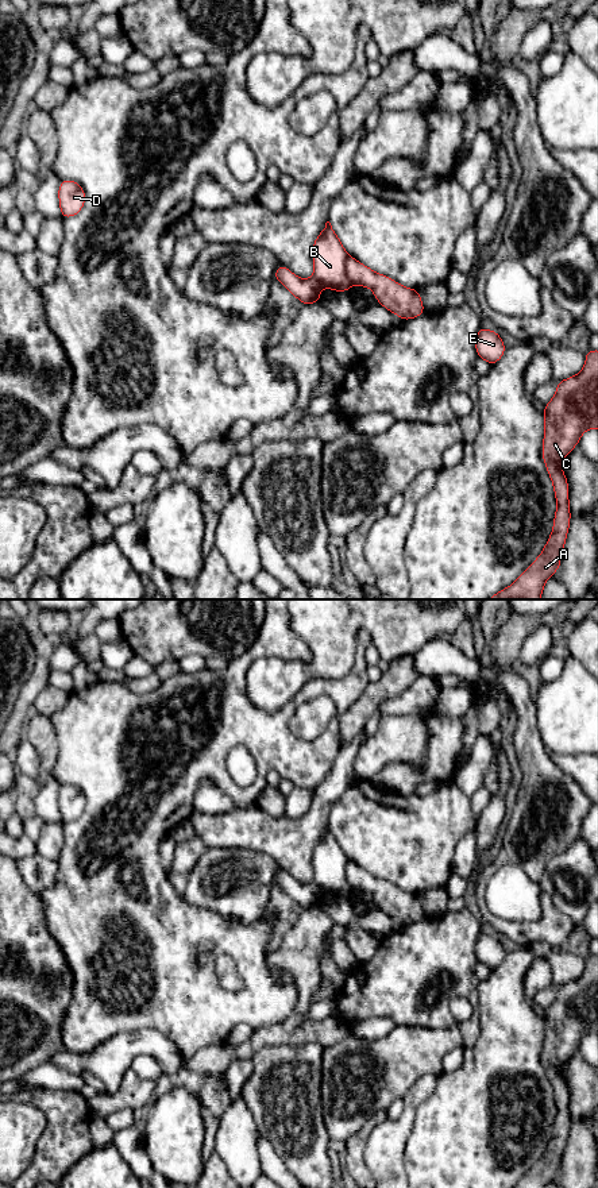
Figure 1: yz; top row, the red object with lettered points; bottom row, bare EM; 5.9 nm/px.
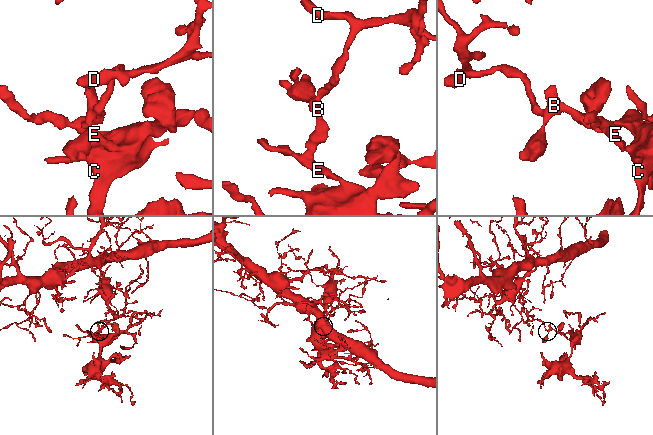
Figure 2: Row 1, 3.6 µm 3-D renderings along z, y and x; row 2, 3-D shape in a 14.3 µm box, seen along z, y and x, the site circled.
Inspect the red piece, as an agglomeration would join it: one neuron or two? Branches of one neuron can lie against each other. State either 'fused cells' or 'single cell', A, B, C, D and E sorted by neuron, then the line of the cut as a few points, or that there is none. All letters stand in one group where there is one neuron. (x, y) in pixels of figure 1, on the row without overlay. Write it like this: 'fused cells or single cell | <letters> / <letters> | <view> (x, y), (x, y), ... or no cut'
fused cells | A C E / B D | yz (348, 861), (346, 880), (351, 887)

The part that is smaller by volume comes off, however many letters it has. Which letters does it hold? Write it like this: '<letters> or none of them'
A, C, E

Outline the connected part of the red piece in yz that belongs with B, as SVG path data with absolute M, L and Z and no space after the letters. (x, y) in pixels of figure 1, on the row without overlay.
M327 826L323 837L313 848L313 882L301 884L288 872L279 869L274 884L279 886L304 910L319 907L323 891L333 896L350 895L351 887L346 879L346 867L348 863L331 828Z

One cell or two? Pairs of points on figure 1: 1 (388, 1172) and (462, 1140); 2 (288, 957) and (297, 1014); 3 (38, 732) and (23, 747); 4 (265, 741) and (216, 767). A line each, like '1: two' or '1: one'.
1: two
2: one
3: two
4: one

